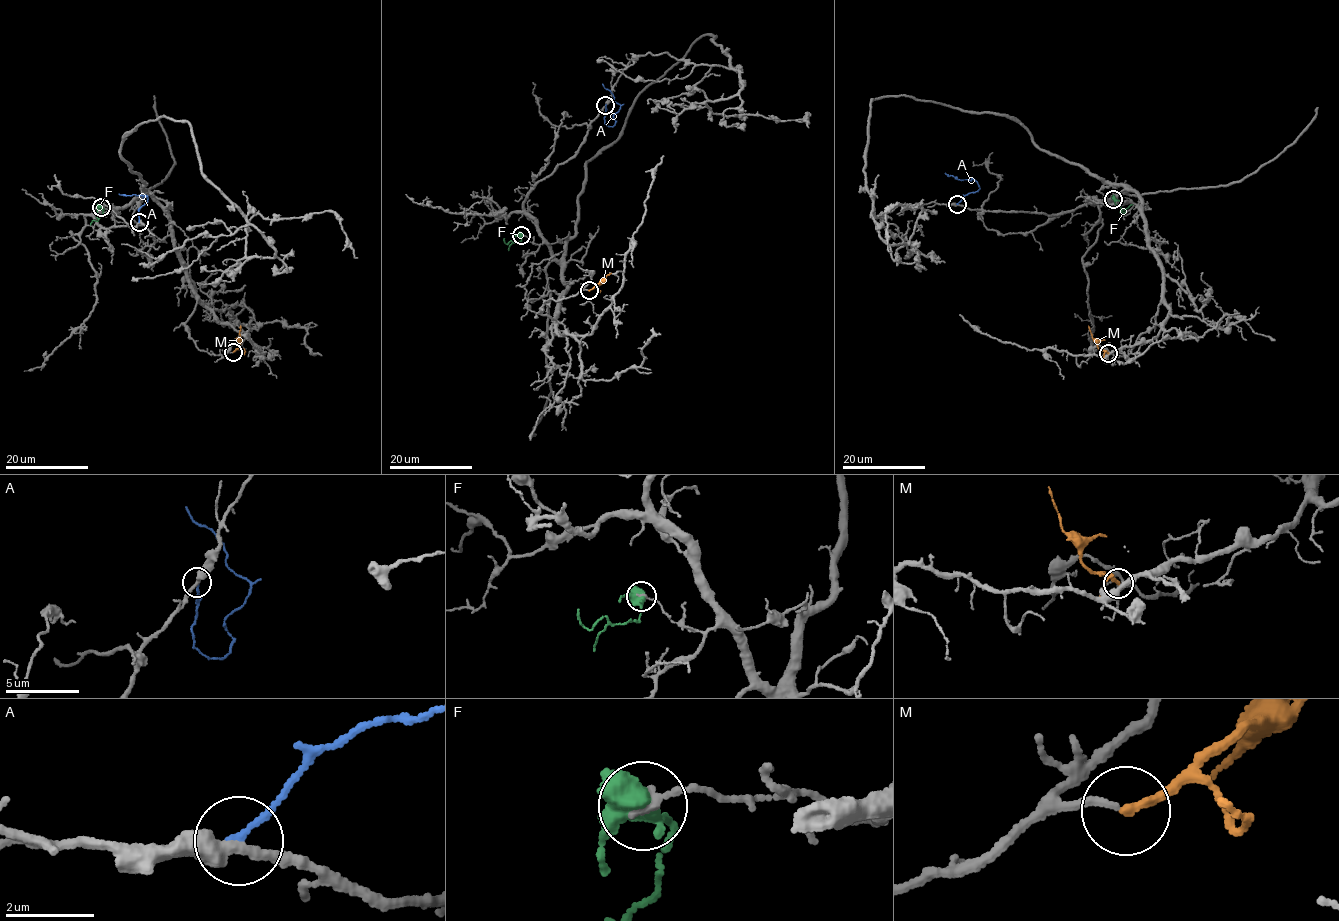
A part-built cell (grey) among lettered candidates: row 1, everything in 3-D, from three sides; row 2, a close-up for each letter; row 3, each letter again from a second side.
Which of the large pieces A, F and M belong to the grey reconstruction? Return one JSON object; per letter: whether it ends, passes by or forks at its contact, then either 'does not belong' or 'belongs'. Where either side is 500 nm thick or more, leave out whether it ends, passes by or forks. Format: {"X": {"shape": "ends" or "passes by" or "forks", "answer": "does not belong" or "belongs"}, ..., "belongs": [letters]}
{"A": {"shape": "ends", "answer": "does not belong"}, "F": {"answer": "does not belong"}, "M": {"shape": "ends", "answer": "belongs"}, "belongs": ["M"]}

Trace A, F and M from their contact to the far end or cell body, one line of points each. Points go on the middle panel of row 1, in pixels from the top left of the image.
A: (605, 105), (605, 123), (613, 126), (614, 115), (620, 106), (602, 83)
F: (522, 235), (521, 241), (514, 243), (506, 244), (504, 238)
M: (589, 290), (611, 272)

